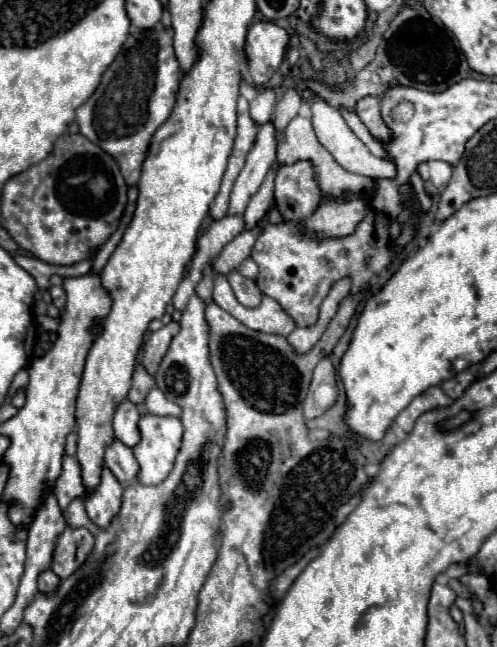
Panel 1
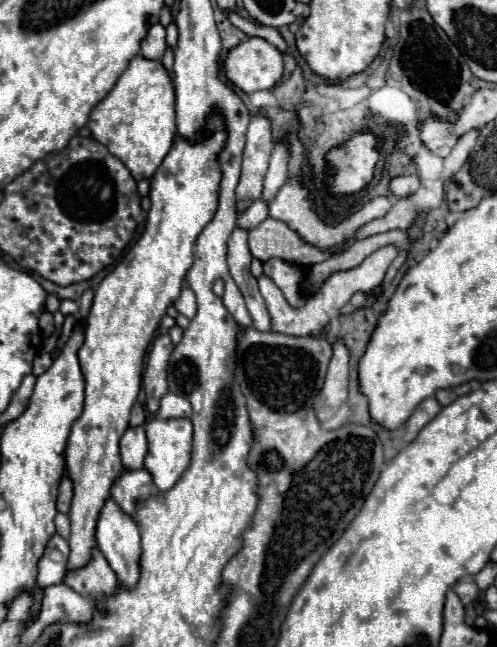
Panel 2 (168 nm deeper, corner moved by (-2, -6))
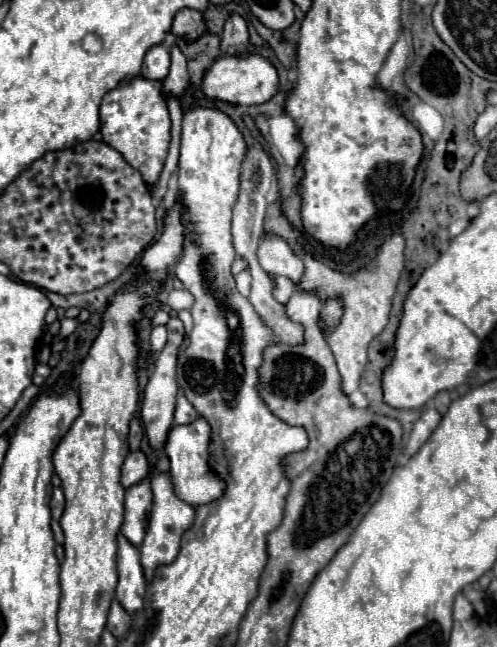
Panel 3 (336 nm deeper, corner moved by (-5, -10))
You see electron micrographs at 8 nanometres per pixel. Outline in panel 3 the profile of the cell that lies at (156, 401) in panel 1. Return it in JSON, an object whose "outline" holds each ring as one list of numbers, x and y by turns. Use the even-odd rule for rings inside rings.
{"outline":[[178,391,178,401,176,401,174,412,174,424,188,425,198,417,196,409,192,407,192,403,188,403,188,399,184,397,184,391]]}

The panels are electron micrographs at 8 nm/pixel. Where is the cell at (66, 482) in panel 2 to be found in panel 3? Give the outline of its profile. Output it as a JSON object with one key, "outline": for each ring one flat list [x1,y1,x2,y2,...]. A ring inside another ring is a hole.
{"outline":[[54,487,50,509,52,509,52,519,58,521,60,515,62,515,62,511,64,511,64,495,62,495,62,489,60,487]]}

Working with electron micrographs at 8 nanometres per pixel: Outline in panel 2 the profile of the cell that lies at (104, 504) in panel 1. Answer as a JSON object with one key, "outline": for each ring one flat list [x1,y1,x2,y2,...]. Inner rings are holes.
{"outline":[[111,497,105,501,101,515,97,519,97,531,95,531,95,539,97,539,97,547,103,551,105,559,109,561,111,569,115,571,117,579,125,585,125,587,135,587,137,579,139,579,139,555,141,555,141,537,139,537,139,529,133,521,131,515,127,515]]}

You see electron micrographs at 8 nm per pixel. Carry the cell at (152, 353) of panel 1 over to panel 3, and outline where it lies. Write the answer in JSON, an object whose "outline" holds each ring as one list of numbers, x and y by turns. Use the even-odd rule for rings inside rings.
{"outline":[[172,317,166,323,166,329,168,329,168,343,162,349,162,353,158,353,158,357,156,357,154,371,150,375,150,381,148,381,146,389,144,389,144,399,142,399,142,419,144,419,144,427,146,427,150,447,154,451,160,451,160,447,164,447,164,439,168,437,168,431,174,425,174,403,176,403,176,393,178,393,174,373,176,373,178,347,182,343,182,335,184,335,184,325,182,325,182,321,178,317]]}

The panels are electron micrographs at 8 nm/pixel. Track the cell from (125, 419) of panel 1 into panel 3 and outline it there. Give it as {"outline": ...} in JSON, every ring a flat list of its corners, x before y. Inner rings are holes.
{"outline":[[142,451,130,453,122,465,122,475,120,475,120,483,124,489,140,483,144,477,148,475,148,461,144,457]]}

